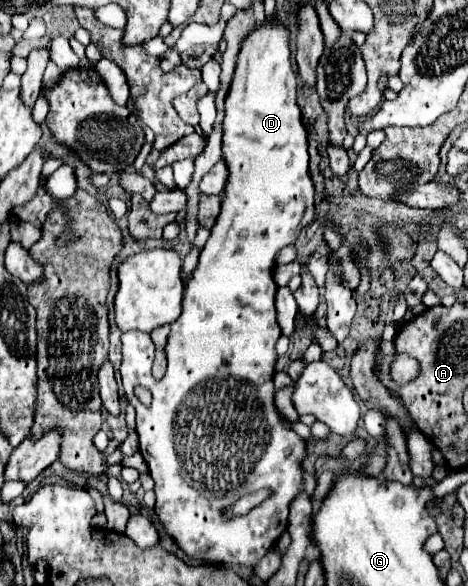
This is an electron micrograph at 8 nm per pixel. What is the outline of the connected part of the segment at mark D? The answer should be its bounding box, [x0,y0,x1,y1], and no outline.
[120,21,314,567]

